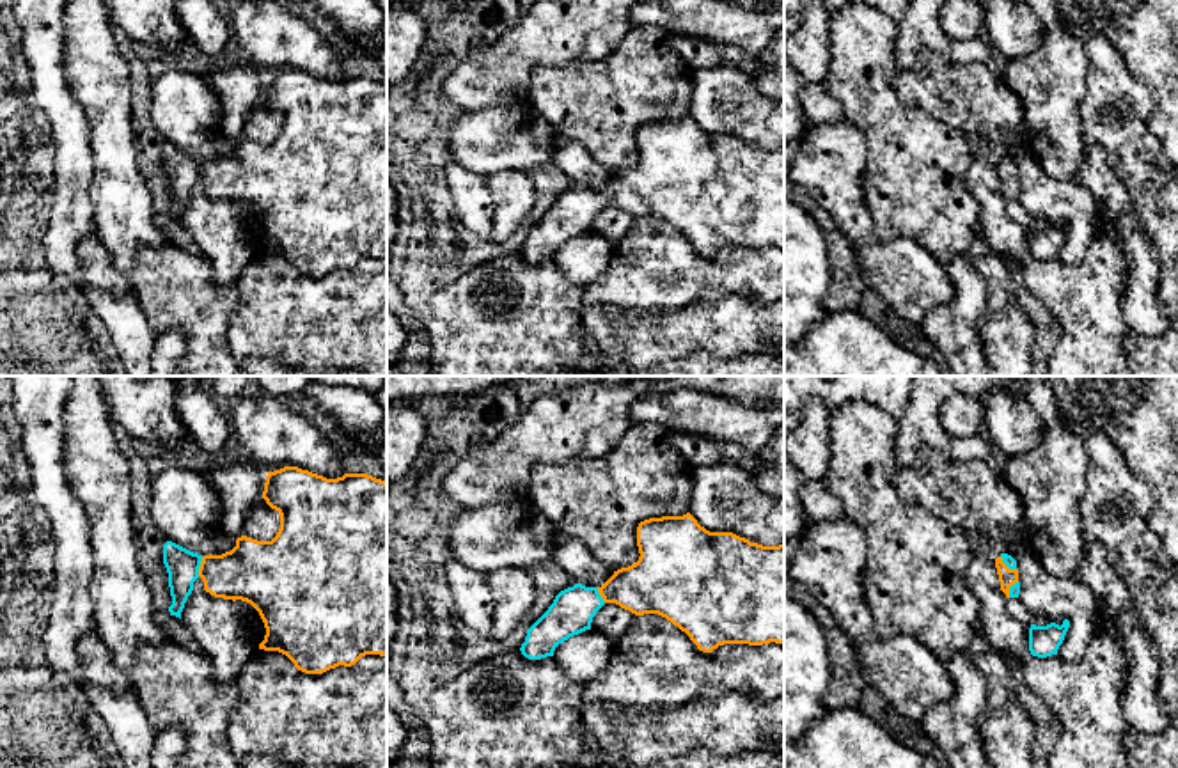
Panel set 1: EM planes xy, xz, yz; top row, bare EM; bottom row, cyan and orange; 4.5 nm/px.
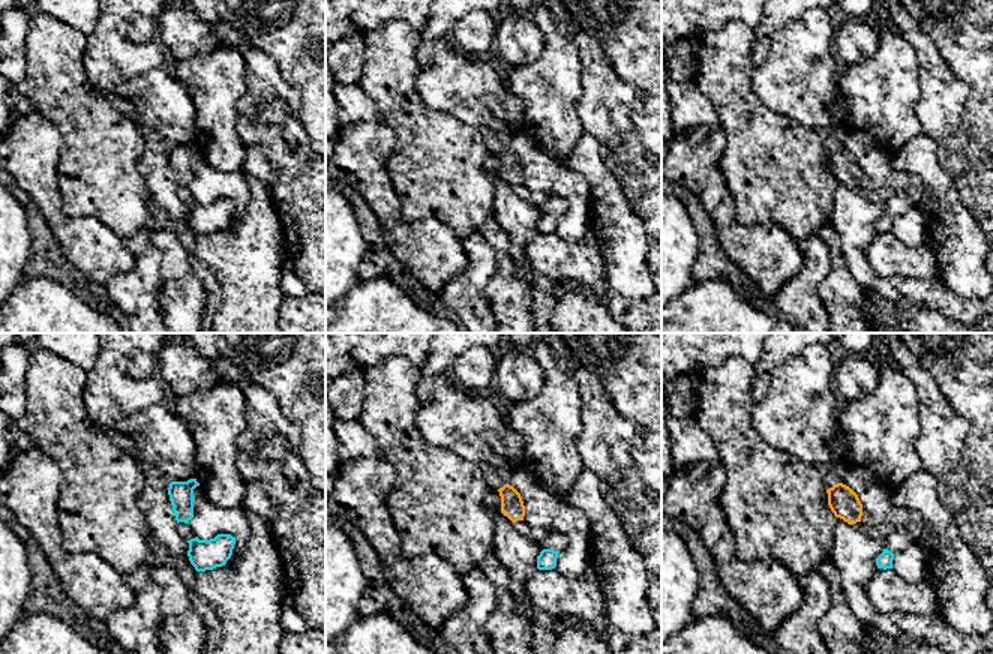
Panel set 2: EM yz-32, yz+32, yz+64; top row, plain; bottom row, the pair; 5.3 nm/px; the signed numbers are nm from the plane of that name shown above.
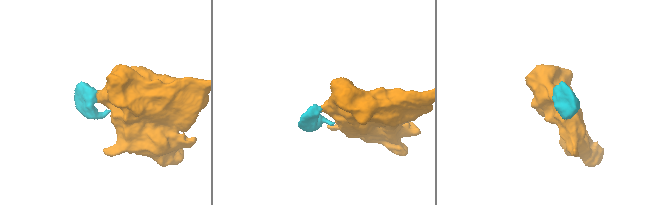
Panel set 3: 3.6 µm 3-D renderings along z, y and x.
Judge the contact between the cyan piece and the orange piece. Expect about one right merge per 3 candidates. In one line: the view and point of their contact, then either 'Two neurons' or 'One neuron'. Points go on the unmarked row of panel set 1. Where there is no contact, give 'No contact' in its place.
Touches cyan at xy (199, 169). One neuron

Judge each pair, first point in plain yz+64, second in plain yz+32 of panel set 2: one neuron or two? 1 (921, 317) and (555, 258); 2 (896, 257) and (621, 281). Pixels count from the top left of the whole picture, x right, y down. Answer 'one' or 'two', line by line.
1: one
2: two

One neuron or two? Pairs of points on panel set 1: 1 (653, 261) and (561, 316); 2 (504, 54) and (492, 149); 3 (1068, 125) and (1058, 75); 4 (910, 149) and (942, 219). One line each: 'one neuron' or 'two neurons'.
1: two neurons
2: two neurons
3: one neuron
4: one neuron

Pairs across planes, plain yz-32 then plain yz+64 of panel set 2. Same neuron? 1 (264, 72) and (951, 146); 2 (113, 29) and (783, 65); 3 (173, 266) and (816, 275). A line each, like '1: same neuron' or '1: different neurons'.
1: same neuron
2: different neurons
3: different neurons

